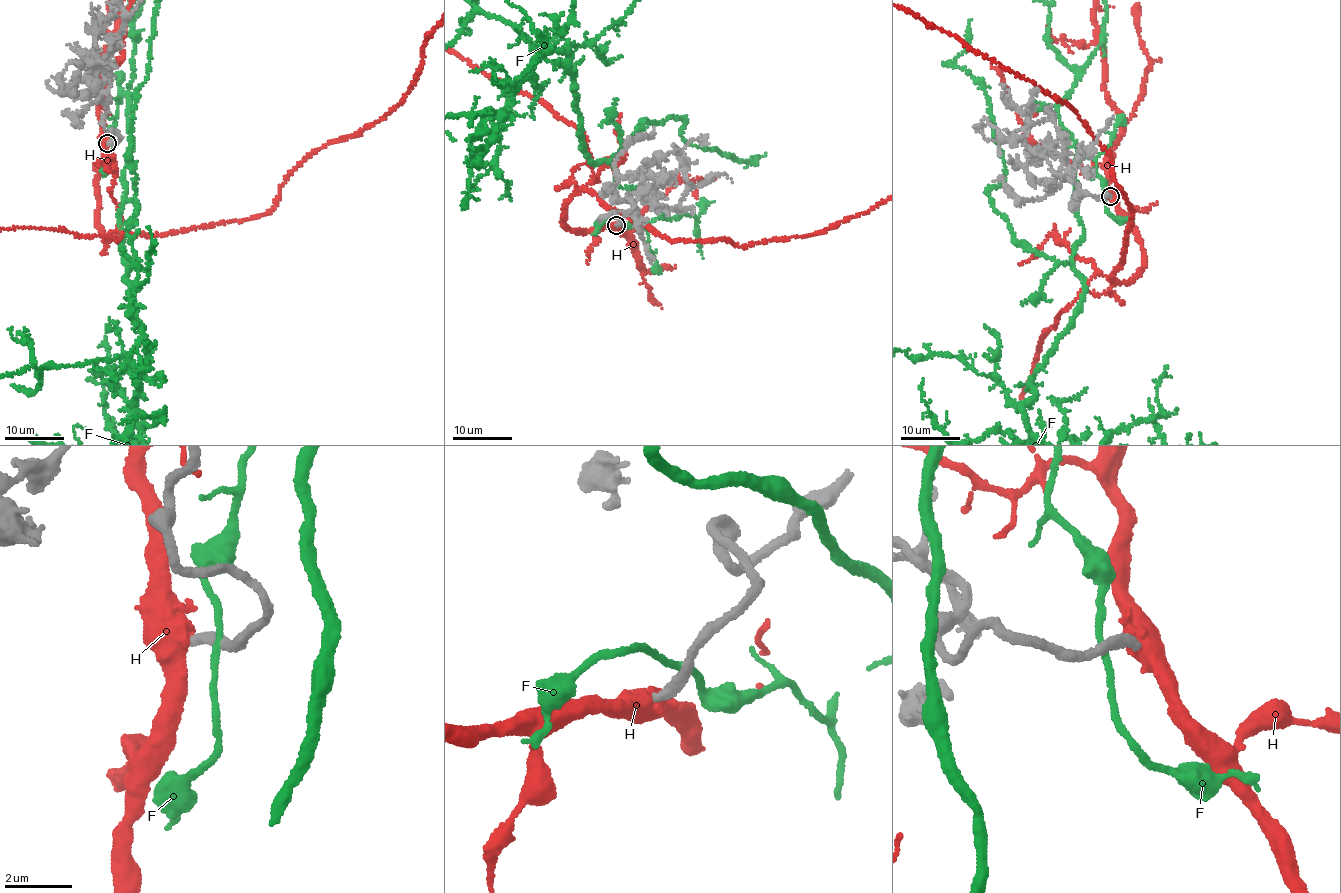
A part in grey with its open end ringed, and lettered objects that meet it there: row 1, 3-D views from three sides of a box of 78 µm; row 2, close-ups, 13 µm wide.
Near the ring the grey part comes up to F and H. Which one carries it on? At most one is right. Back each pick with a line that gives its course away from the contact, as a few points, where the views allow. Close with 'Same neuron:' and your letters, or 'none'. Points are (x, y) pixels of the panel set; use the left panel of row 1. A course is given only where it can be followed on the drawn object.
Same neuron: none

